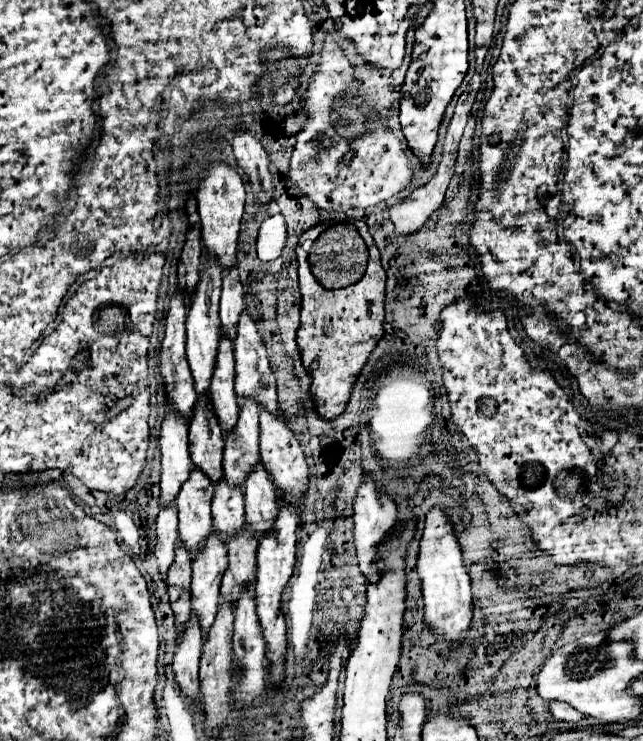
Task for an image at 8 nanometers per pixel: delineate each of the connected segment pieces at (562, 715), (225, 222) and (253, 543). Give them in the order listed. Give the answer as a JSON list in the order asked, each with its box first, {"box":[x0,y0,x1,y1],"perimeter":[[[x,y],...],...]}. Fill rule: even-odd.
[{"box":[549,702,585,722],"perimeter":[[[551,702],[551,704],[549,704],[549,710],[551,710],[551,714],[553,714],[555,720],[563,720],[563,722],[579,722],[579,720],[585,718],[581,712],[573,710],[573,708],[571,708],[569,704],[565,704],[565,702]]]},{"box":[197,164,245,270],"perimeter":[[[209,164],[205,178],[199,182],[197,190],[197,210],[201,216],[201,240],[207,252],[213,252],[217,256],[217,262],[223,266],[223,270],[229,270],[237,266],[237,236],[245,206],[245,186],[237,170],[233,170],[227,164]]]},{"box":[221,528,259,604],"perimeter":[[[243,528],[241,534],[235,536],[227,546],[229,568],[223,576],[221,596],[225,596],[225,600],[229,600],[231,604],[237,602],[237,592],[241,592],[241,584],[253,584],[253,580],[257,578],[257,566],[255,566],[257,546],[259,546],[259,540],[253,538],[247,532],[247,528]]]}]

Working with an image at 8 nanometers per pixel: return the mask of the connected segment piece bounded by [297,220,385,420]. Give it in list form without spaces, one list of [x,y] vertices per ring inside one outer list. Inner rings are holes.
[[[353,220],[353,222],[357,222],[357,230],[361,232],[361,238],[365,240],[365,244],[369,244],[369,264],[367,264],[367,272],[365,272],[365,276],[359,282],[355,282],[353,286],[341,288],[341,290],[325,290],[323,286],[319,286],[317,278],[313,276],[313,272],[309,268],[309,262],[307,260],[299,260],[299,286],[301,286],[303,302],[301,302],[301,328],[297,332],[297,346],[299,346],[301,362],[307,368],[307,372],[311,374],[311,378],[313,378],[309,394],[313,398],[313,404],[315,404],[317,414],[323,420],[333,420],[333,418],[337,418],[345,410],[345,406],[349,402],[349,396],[351,396],[351,390],[355,386],[357,376],[361,374],[361,370],[367,364],[371,352],[375,350],[377,342],[385,334],[383,332],[383,318],[385,318],[385,312],[383,312],[383,300],[385,300],[385,270],[383,270],[381,260],[379,260],[379,250],[375,246],[371,234],[367,232],[367,224],[365,222],[359,222],[359,220]]]

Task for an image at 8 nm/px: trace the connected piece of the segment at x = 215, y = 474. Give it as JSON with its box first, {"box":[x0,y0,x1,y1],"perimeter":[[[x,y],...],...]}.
{"box":[189,396,223,482],"perimeter":[[[199,396],[193,418],[189,422],[189,452],[191,460],[211,482],[223,480],[221,472],[221,428],[215,418],[213,406],[205,396]]]}

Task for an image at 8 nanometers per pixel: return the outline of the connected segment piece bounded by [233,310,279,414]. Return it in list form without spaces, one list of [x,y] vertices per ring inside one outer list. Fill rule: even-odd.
[[[247,310],[241,312],[239,324],[237,324],[237,338],[235,338],[235,392],[239,398],[245,396],[253,396],[253,400],[257,400],[259,406],[263,406],[267,412],[277,414],[277,388],[275,388],[275,376],[271,372],[269,366],[269,358],[267,358],[267,348],[261,342],[257,324],[249,318]]]

